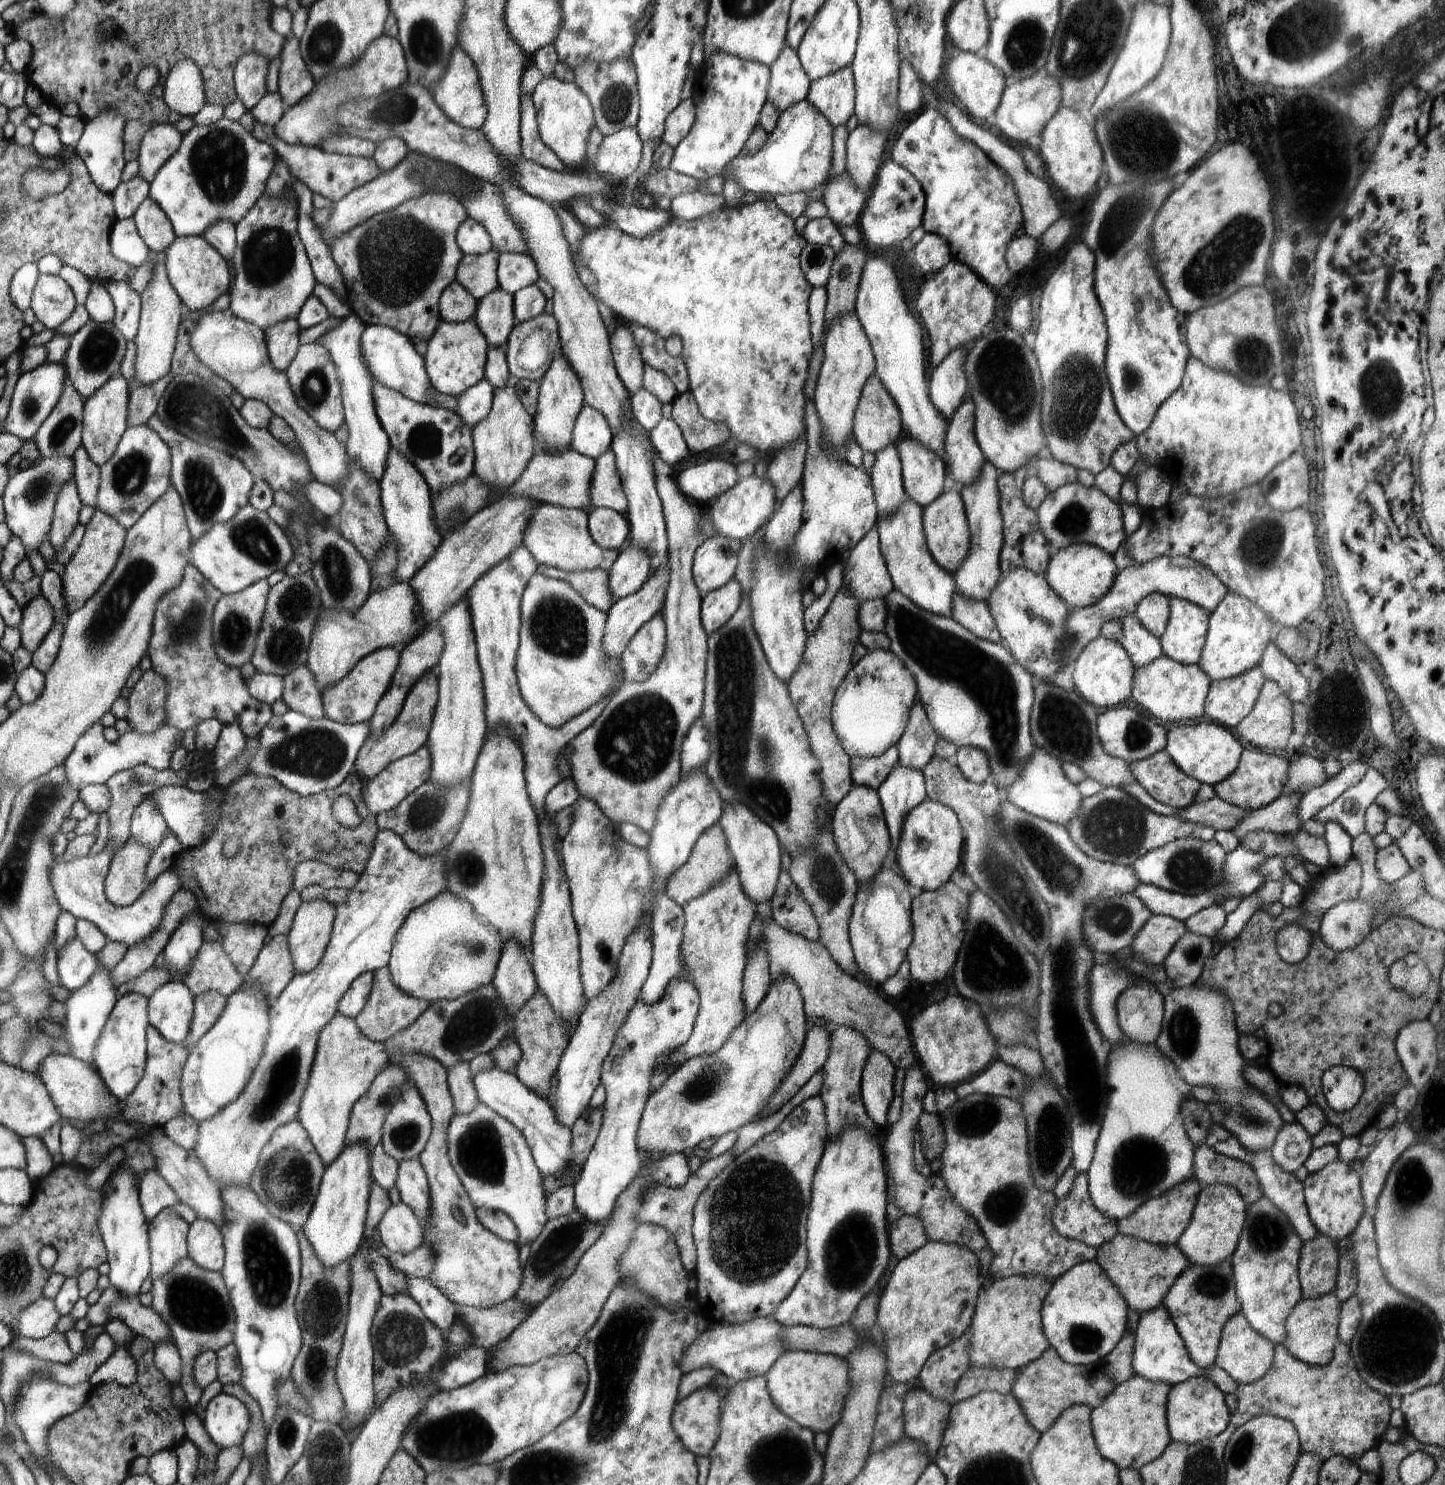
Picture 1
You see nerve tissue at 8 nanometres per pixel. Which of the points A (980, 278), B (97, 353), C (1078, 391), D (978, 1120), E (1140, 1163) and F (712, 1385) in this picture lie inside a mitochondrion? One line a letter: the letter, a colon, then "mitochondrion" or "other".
A: other
B: mitochondrion
C: mitochondrion
D: mitochondrion
E: mitochondrion
F: other

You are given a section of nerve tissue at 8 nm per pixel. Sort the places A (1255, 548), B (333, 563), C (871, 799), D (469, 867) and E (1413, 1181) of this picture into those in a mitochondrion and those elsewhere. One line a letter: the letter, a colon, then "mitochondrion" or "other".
A: mitochondrion
B: mitochondrion
C: other
D: mitochondrion
E: mitochondrion

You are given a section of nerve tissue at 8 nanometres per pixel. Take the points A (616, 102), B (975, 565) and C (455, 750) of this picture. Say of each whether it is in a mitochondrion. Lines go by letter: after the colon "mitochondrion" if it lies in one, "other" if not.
A: mitochondrion
B: other
C: other

